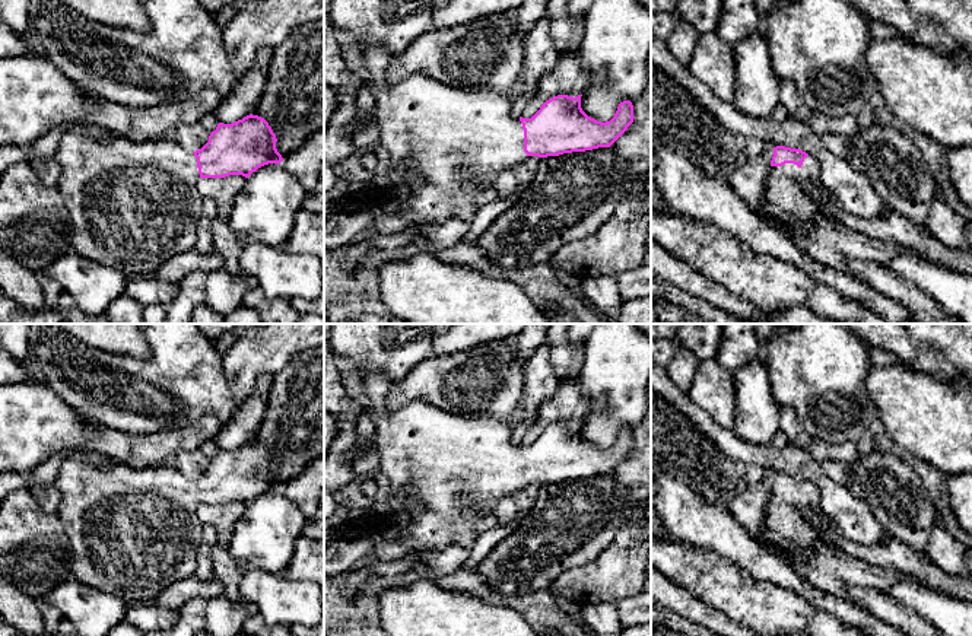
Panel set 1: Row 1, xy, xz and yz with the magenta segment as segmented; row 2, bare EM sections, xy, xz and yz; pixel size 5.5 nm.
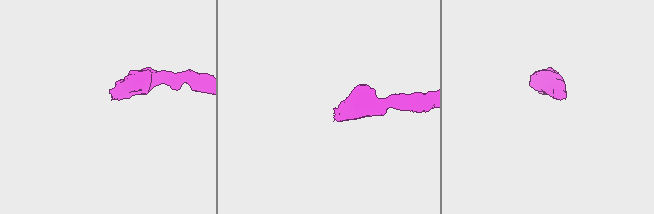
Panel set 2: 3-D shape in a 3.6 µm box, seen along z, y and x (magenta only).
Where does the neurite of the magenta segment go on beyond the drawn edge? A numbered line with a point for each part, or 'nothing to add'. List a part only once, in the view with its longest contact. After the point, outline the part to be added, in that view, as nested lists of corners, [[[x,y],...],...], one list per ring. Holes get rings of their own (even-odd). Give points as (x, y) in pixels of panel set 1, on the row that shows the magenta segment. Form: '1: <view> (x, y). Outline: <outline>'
1: yz (785, 204). Outline: [[[809,155],[800,168],[794,163],[771,166],[765,185],[762,214],[768,225],[810,235],[817,220],[838,222],[820,206],[822,200],[839,203],[820,181],[816,158]]]

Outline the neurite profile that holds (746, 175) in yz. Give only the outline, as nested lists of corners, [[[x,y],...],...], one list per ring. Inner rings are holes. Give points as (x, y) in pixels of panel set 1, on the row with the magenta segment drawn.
[[[709,147],[705,153],[690,159],[706,178],[725,184],[741,197],[749,207],[763,219],[763,194],[766,191],[765,179],[769,165],[762,159],[762,153],[747,158],[743,155],[721,153]]]

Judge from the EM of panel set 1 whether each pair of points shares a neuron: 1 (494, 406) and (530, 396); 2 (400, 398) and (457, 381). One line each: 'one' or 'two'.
1: two
2: one

